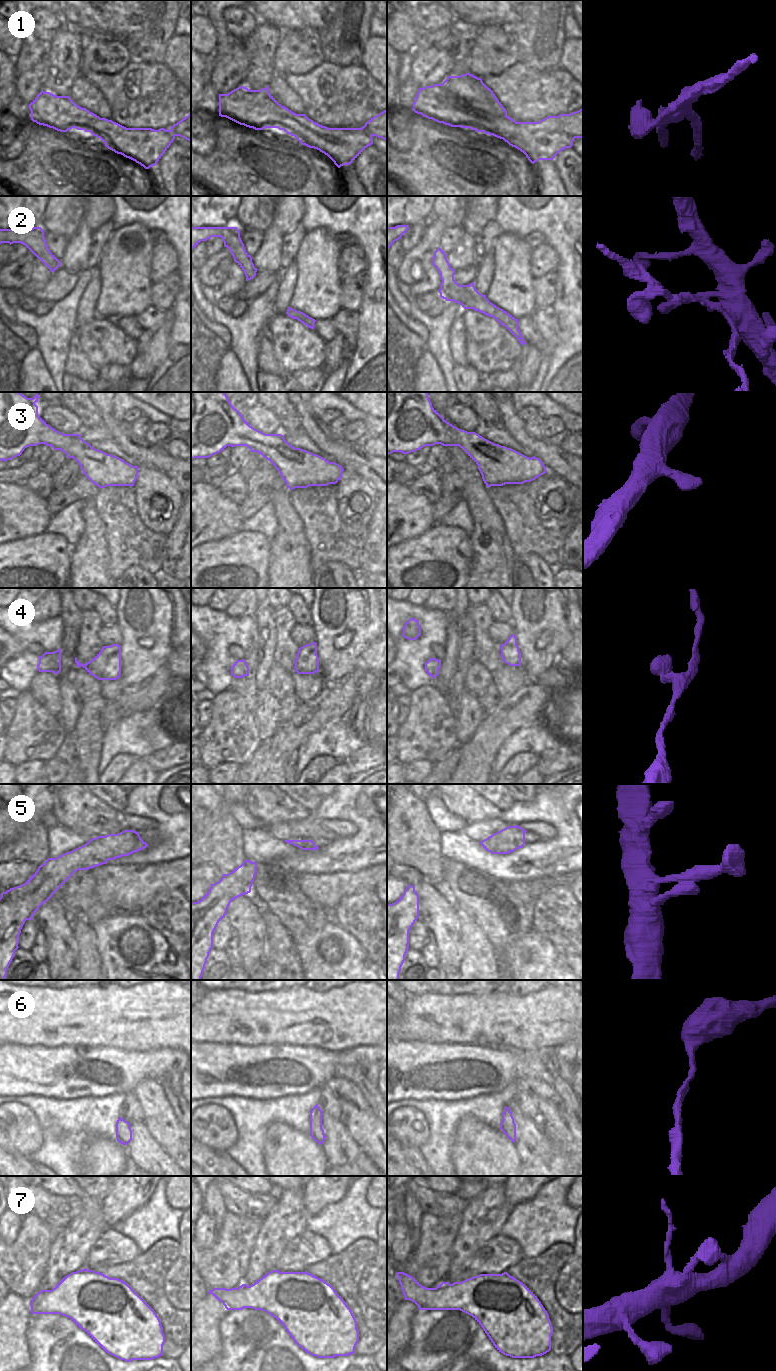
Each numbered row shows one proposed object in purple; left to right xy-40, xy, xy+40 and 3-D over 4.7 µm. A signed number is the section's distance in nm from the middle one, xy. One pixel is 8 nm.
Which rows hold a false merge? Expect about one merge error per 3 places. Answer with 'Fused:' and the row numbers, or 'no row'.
Fused: 1, 2

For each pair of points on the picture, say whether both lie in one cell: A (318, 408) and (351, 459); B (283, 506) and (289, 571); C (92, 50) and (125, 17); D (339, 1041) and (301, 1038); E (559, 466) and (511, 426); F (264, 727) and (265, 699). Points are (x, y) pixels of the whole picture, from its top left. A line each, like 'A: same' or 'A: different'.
A: different
B: same
C: different
D: same
E: same
F: same

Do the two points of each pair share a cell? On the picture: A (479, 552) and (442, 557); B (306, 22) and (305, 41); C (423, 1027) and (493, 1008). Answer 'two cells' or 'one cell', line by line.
A: two cells
B: two cells
C: one cell

